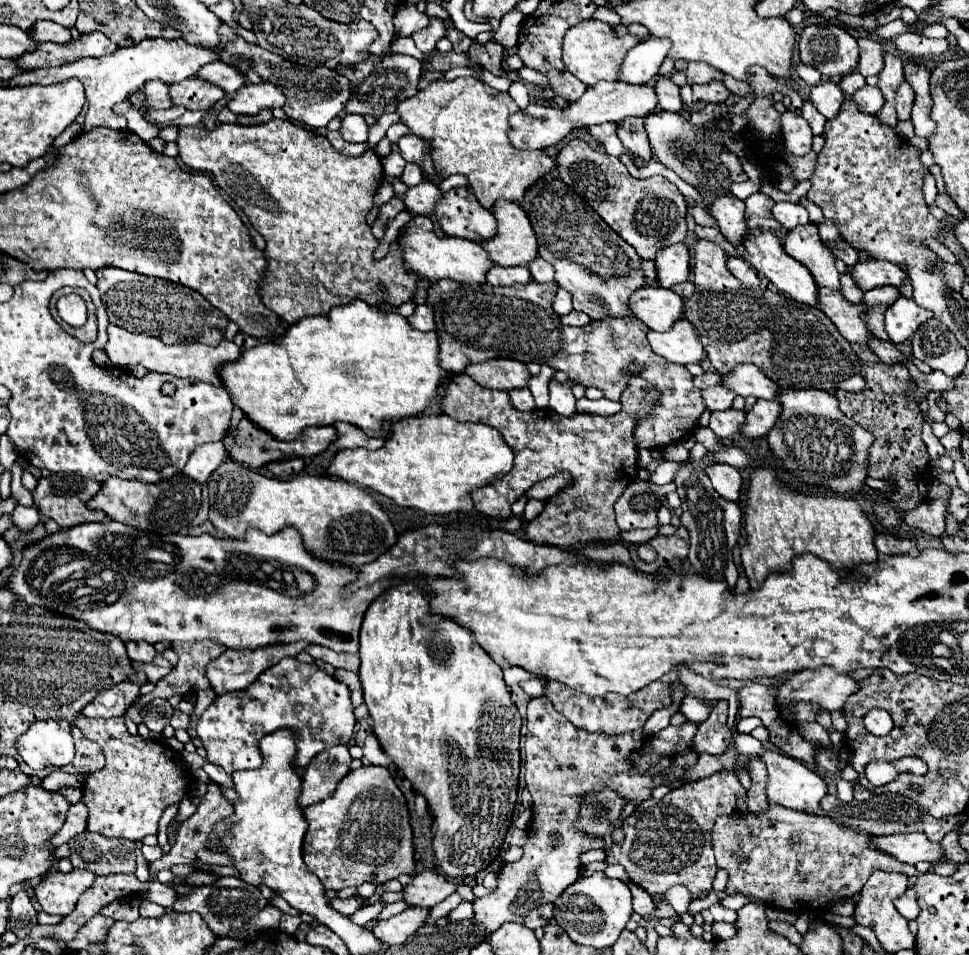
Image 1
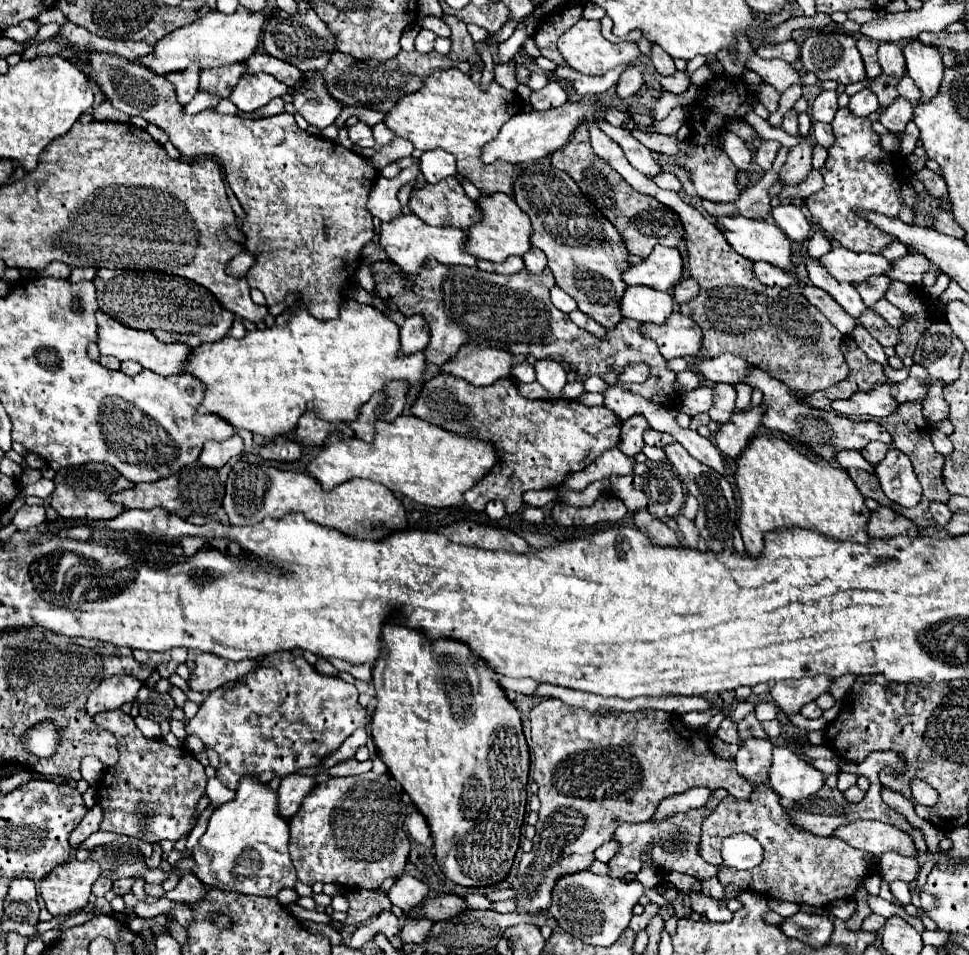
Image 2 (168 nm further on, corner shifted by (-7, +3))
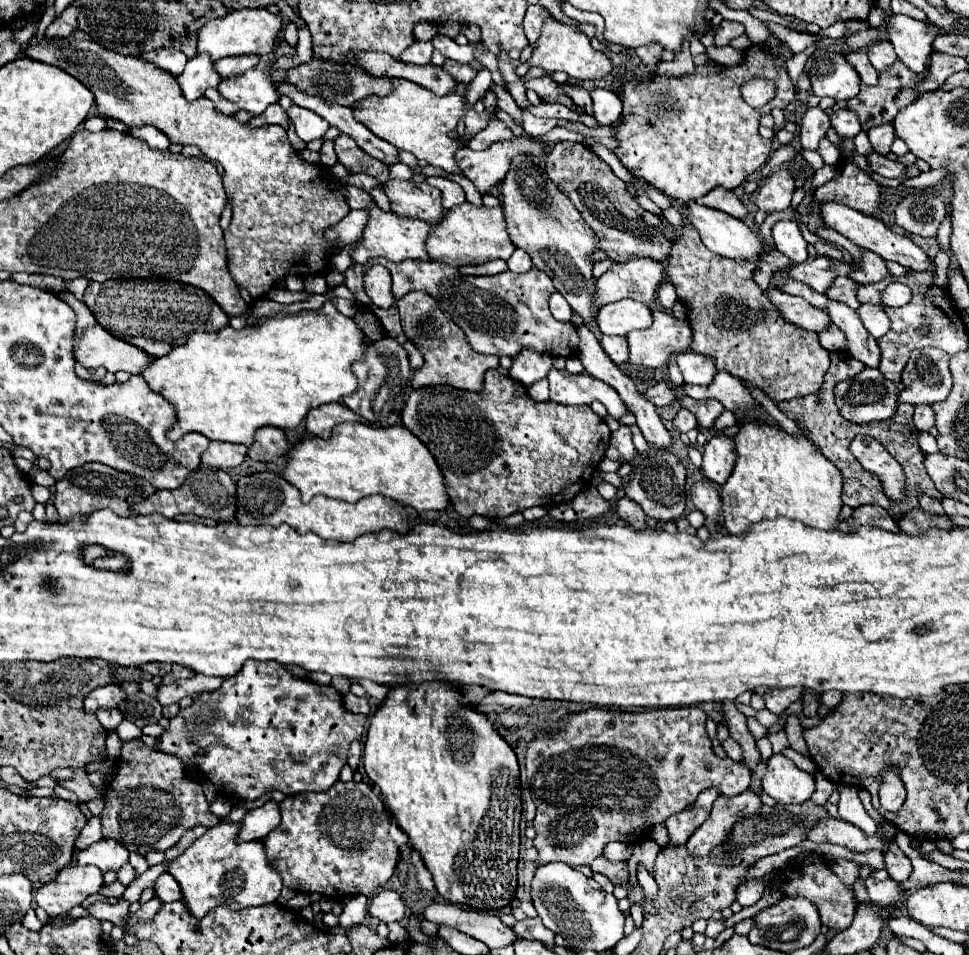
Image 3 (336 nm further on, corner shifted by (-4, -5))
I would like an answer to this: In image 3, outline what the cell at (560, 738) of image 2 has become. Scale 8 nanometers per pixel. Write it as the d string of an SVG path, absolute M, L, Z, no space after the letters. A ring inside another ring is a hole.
M701 707L649 709L639 713L589 709L569 715L559 733L537 735L527 749L525 769L529 791L537 807L533 819L537 837L533 839L533 845L539 851L539 861L563 861L571 867L589 865L611 841L629 845L643 841L651 827L663 823L669 815L683 811L703 789L717 787L725 797L747 791L751 771L745 763L729 757L719 759L711 751L705 721L707 713Z

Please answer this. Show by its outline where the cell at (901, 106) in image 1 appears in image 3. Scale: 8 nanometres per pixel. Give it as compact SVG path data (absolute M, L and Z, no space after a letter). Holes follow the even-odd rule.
M893 125L873 127L873 131L869 131L869 141L871 141L875 153L879 153L879 155L889 155L889 151L891 151L891 143L895 141Z

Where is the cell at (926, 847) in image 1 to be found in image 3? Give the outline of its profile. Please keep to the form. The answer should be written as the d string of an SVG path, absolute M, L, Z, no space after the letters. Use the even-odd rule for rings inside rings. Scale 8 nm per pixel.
M821 819L817 823L817 827L813 827L811 831L807 831L807 839L815 841L815 843L837 843L837 845L845 845L853 851L867 851L867 849L879 849L885 851L885 839L881 839L881 835L873 835L867 837L863 831L857 831L857 827L853 827L851 823L843 821L843 819Z

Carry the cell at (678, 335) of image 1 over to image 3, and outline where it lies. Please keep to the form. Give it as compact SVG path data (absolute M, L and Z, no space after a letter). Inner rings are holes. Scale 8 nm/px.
M655 309L653 325L643 331L631 331L627 335L629 343L629 363L639 367L657 369L667 365L673 353L683 353L691 345L691 325L679 321L673 315Z

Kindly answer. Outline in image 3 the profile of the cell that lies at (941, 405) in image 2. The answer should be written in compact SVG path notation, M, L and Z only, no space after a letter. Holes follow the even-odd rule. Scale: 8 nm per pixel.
M915 407L913 423L915 423L915 427L919 431L929 431L931 427L935 427L935 423L933 423L933 409L931 407Z

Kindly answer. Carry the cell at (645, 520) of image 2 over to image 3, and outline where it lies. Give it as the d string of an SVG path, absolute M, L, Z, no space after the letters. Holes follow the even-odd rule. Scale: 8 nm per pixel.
M621 497L621 499L617 501L615 509L617 509L617 515L619 515L623 521L627 521L631 527L635 527L635 529L639 529L639 531L647 529L647 525L645 525L645 513L643 513L641 505L635 503L633 499Z

